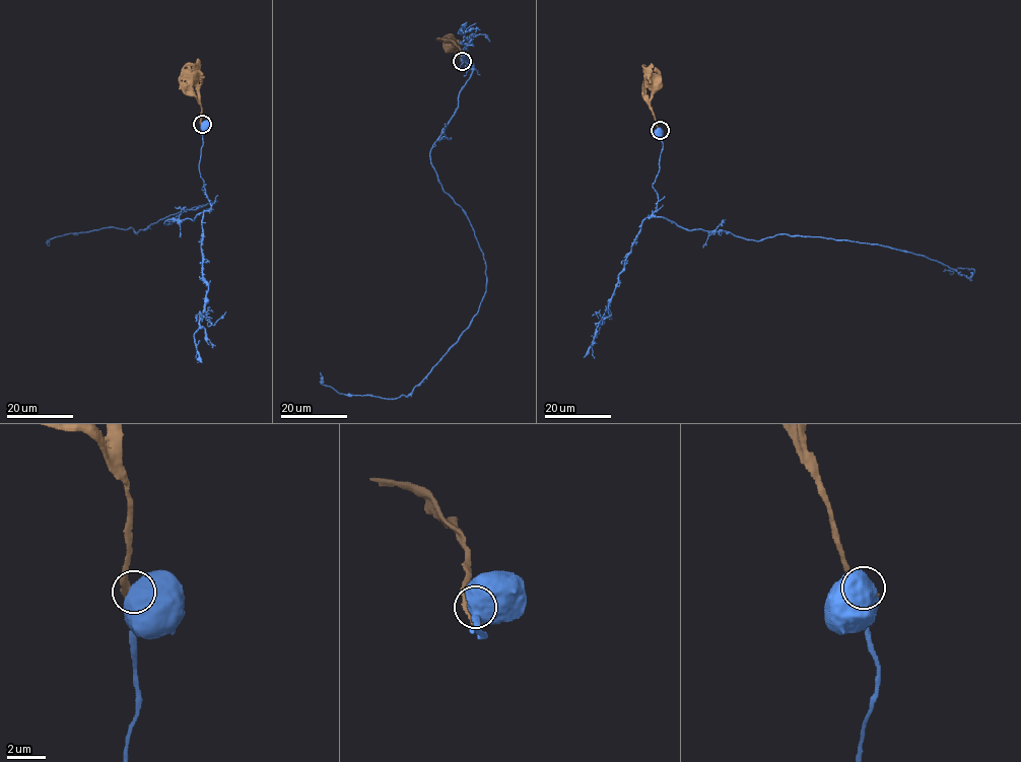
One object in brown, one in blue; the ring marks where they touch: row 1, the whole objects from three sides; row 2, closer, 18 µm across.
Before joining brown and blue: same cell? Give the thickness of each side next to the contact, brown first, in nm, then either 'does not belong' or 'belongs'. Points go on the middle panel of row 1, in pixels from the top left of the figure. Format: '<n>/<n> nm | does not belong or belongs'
440/800 nm | does not belong

